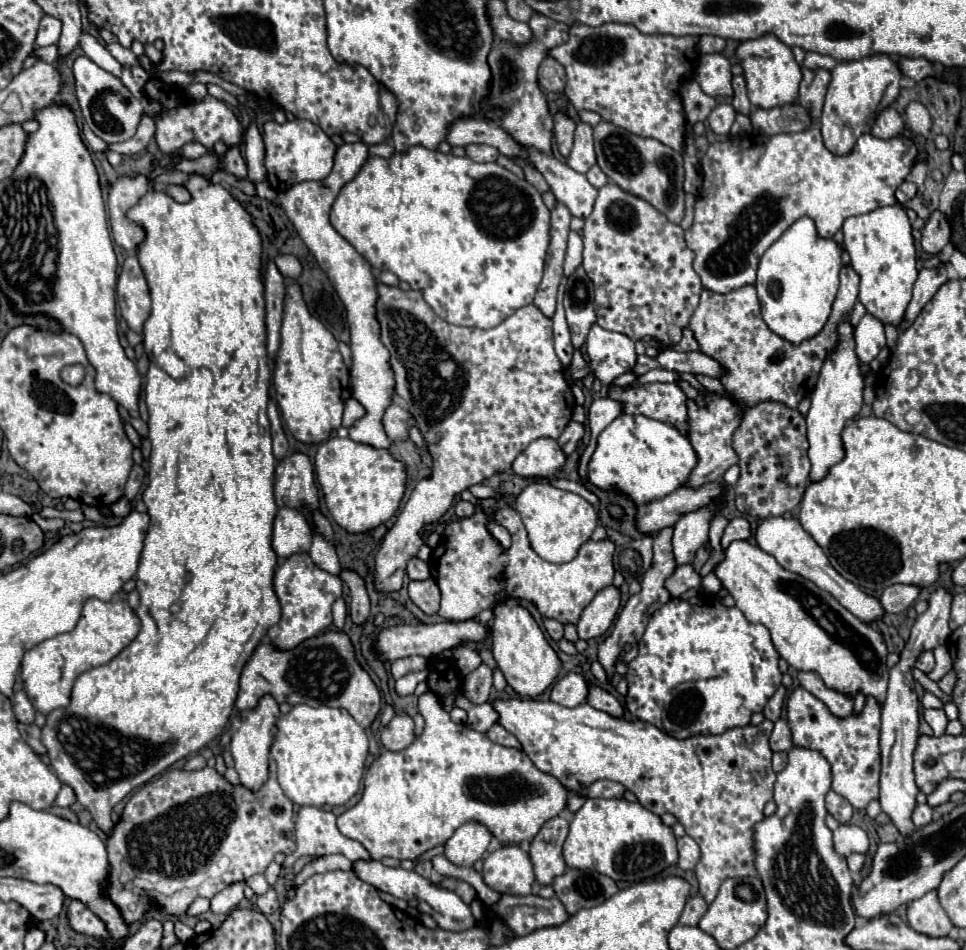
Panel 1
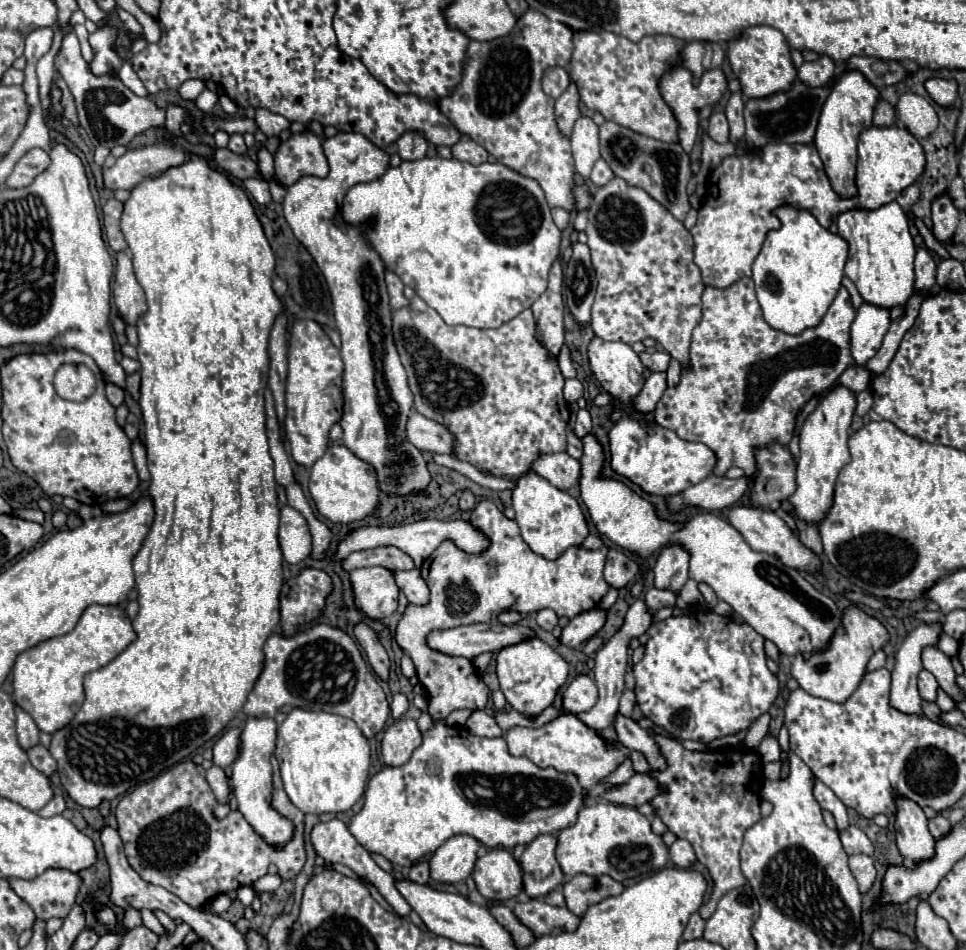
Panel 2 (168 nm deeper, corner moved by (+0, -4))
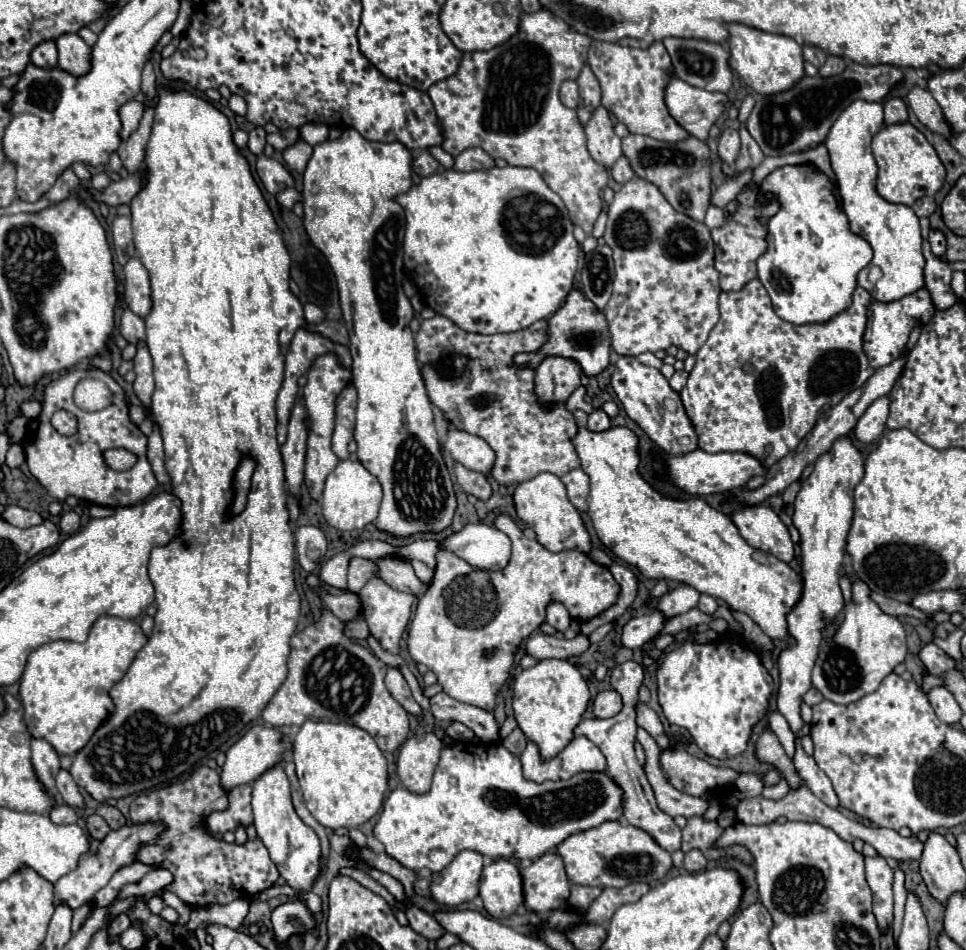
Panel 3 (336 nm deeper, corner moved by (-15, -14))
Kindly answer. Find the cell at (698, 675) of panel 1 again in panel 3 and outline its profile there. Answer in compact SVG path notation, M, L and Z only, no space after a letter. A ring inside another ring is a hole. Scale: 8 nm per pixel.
M723 637L707 645L683 643L683 647L669 651L657 673L657 683L659 683L659 703L663 707L667 721L687 729L695 745L705 755L721 761L733 759L747 749L751 731L767 713L769 697L773 691L773 679L769 671L761 665L757 653L751 649L743 649L739 639L735 637Z

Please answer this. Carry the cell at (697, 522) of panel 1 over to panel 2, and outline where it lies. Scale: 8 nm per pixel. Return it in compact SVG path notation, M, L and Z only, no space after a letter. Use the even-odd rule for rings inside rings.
M668 545L662 549L654 565L654 583L658 589L682 589L688 581L690 553L680 545Z

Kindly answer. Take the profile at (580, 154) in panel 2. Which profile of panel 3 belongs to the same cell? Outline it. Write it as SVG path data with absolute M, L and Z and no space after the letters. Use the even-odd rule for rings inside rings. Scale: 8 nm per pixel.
M597 107L593 111L591 119L585 125L585 133L591 157L609 169L623 151L621 151L621 139L615 135L609 111L605 107Z

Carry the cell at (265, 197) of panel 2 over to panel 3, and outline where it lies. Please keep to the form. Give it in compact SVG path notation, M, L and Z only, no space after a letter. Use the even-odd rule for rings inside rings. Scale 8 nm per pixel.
M287 189L287 191L281 191L281 193L277 195L277 201L279 201L279 205L291 209L297 201L301 201L301 193L299 193L297 189Z

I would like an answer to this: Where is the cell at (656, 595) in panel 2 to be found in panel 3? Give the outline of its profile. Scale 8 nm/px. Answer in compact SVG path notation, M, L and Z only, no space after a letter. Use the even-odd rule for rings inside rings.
M655 609L649 615L633 617L623 627L621 645L627 647L627 649L639 649L639 647L643 647L643 643L647 643L651 637L655 637L661 631L663 623L665 623L665 619Z

